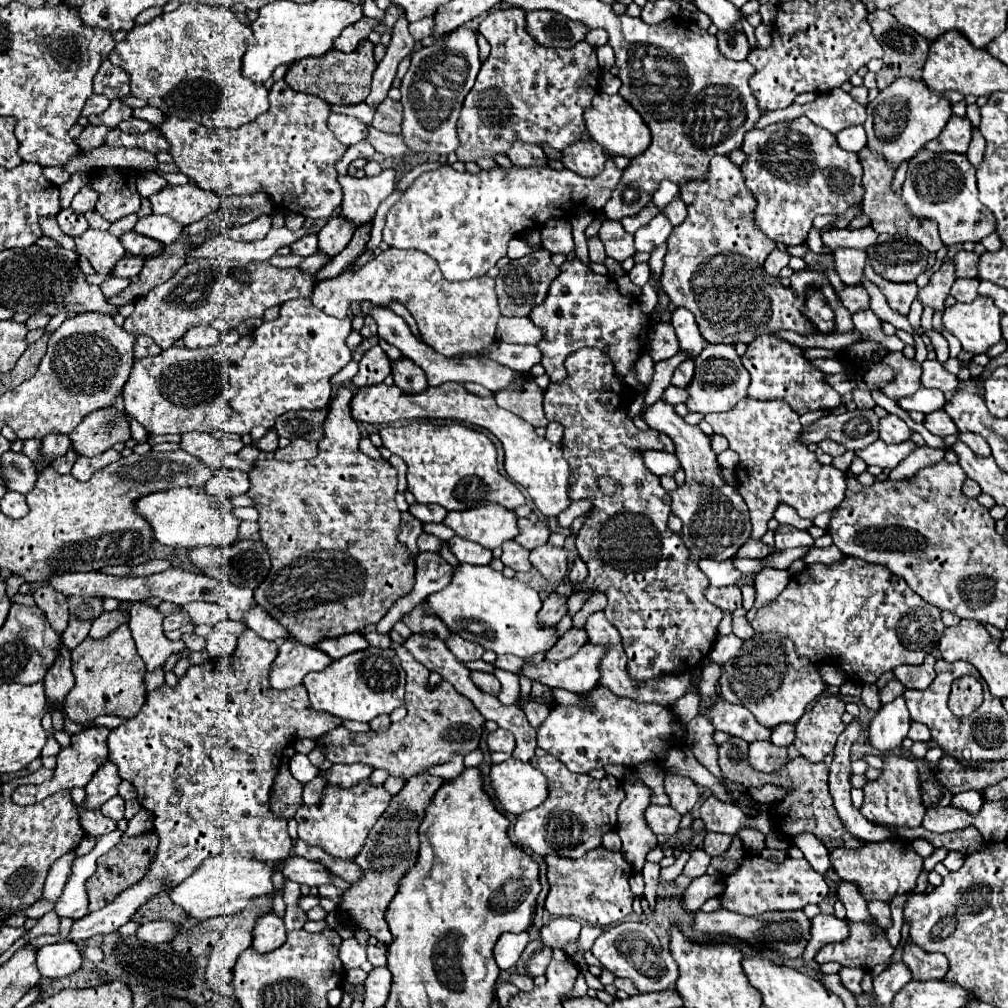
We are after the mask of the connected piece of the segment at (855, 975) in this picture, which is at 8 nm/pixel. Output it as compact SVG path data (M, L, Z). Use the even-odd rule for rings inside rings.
M843 967L843 969L839 971L839 977L841 977L843 987L849 989L851 993L855 993L855 995L863 993L863 991L861 991L861 985L859 985L863 975L865 975L865 971L861 971L861 969L847 969L847 967Z

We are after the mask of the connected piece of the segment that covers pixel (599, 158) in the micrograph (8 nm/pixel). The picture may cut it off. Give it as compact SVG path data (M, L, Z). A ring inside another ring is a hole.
M577 141L563 153L563 165L581 177L595 177L605 167L605 151L595 141Z

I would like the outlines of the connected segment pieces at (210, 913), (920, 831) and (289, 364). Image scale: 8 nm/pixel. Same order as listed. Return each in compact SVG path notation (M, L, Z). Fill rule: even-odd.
M251 853L219 855L199 865L193 875L189 875L183 883L171 889L169 897L175 905L183 907L189 917L195 917L195 919L233 915L237 911L243 911L249 905L249 897L259 897L273 891L271 873L273 873L271 867L267 863L253 859Z
M915 827L915 829L897 829L899 833L905 833L905 839L925 839L929 841L933 847L945 847L945 849L955 849L961 851L963 855L971 855L977 851L983 851L987 847L985 839L981 837L981 833L977 833L975 827L965 827L965 829L957 829L951 833L929 833L923 827Z
M293 299L281 305L279 319L265 321L261 327L241 337L235 345L213 345L207 349L169 347L157 357L137 359L131 375L123 387L125 411L137 419L149 433L211 433L221 429L225 433L245 435L253 427L273 429L279 415L293 409L325 409L331 399L329 377L341 371L351 361L347 335L353 331L351 317L333 317L317 309L311 299Z

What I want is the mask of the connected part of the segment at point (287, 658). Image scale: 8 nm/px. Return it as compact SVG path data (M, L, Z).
M283 641L279 647L279 655L273 661L271 685L273 689L289 689L303 681L303 677L311 671L323 671L331 663L329 655L317 647L293 645L293 641Z

